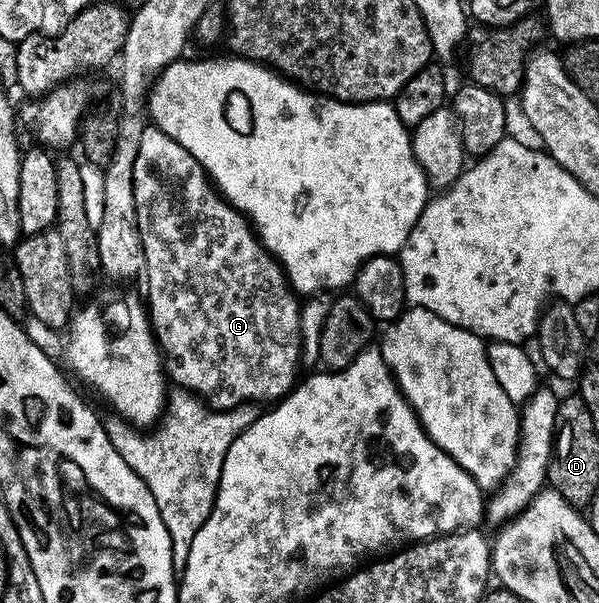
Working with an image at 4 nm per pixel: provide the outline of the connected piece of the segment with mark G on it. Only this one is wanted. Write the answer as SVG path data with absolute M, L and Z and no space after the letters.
M152 125L146 126L143 137L139 140L139 153L135 156L135 213L137 232L141 238L145 258L143 280L145 279L146 285L149 286L147 314L153 333L157 337L157 345L163 352L163 367L168 378L176 386L186 387L188 391L204 400L210 408L219 411L232 411L234 407L242 407L244 403L269 405L284 399L298 382L297 361L300 361L303 355L298 296L289 286L289 280L286 279L281 264L261 246L261 240L257 238L257 232L253 230L249 220L222 199L220 191L213 186L203 165L199 165L199 161L195 161L195 157L191 157L191 153L187 153L187 149L179 145L179 141L167 137L167 133Z

